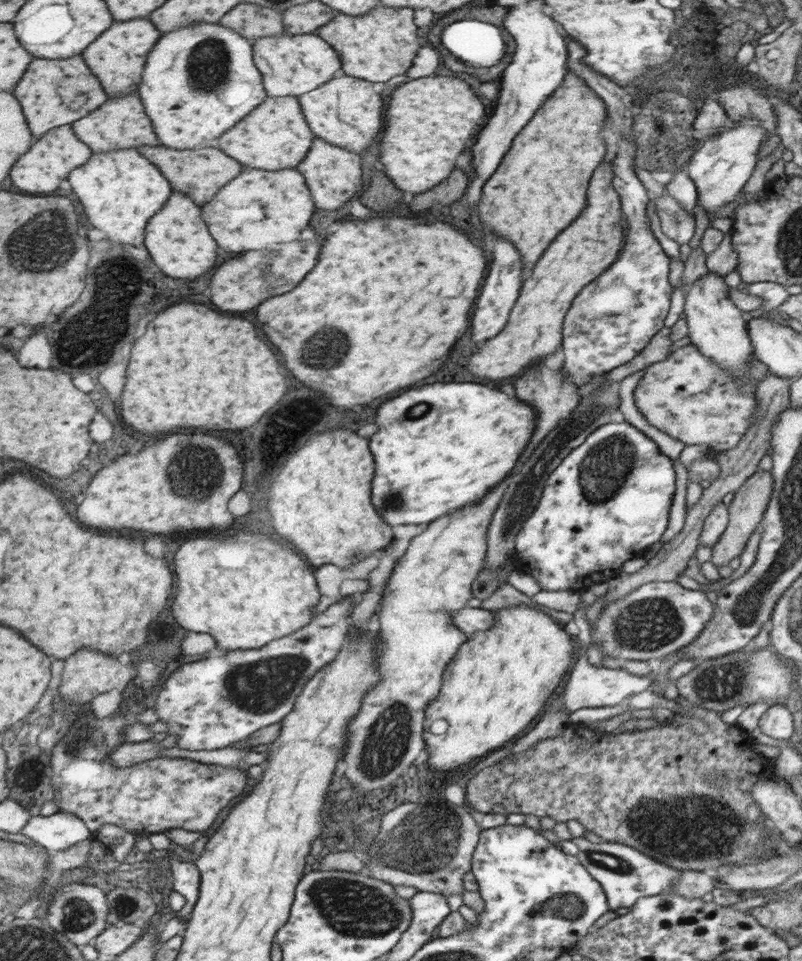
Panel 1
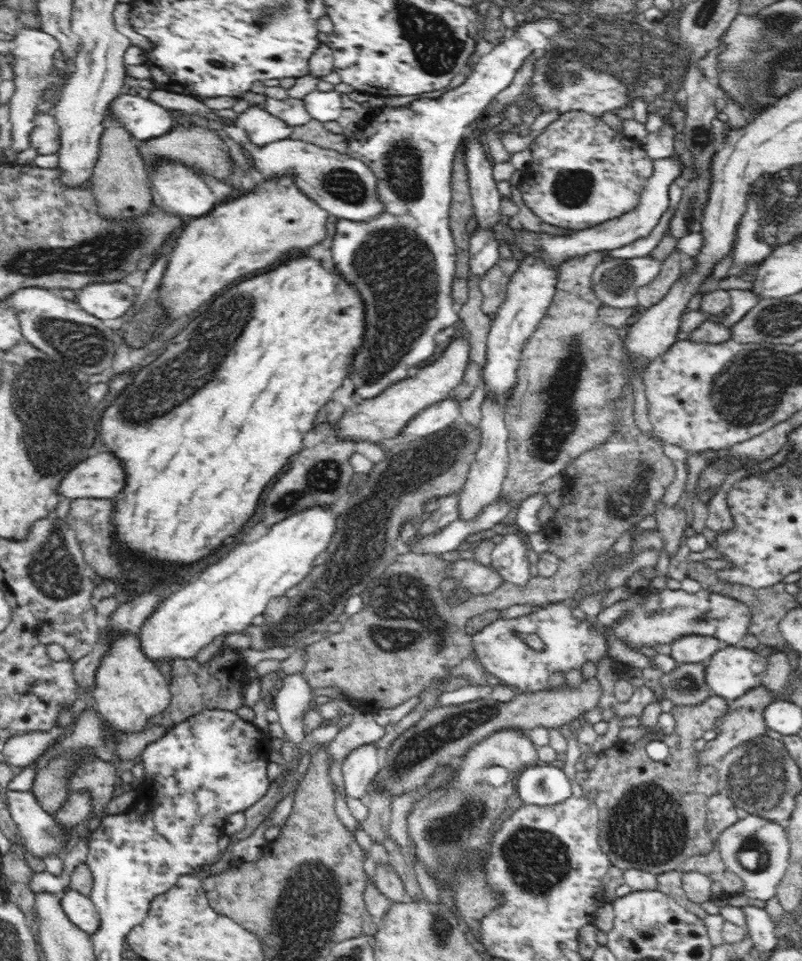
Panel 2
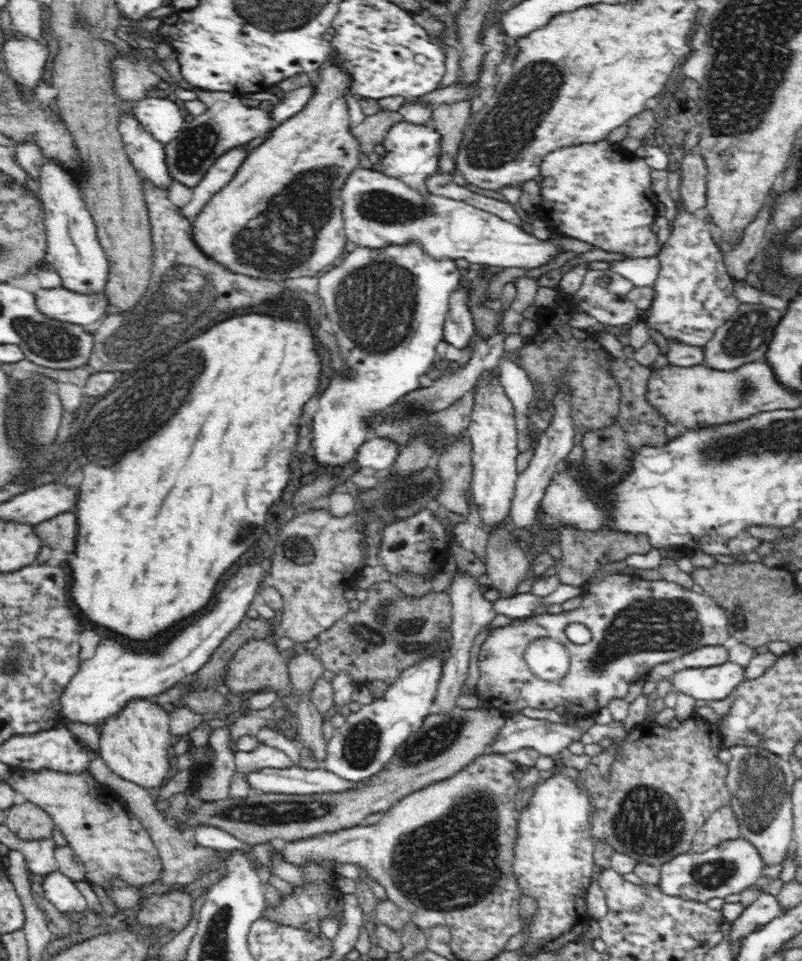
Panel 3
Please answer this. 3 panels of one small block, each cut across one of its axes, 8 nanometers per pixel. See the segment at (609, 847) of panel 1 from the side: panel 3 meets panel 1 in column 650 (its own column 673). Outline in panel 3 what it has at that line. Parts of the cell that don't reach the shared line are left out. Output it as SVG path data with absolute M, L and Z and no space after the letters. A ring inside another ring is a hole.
M740 837L722 842L703 854L686 852L672 858L660 866L661 878L656 888L667 896L707 903L712 898L725 899L752 887L763 876L763 868L766 866L758 850Z

